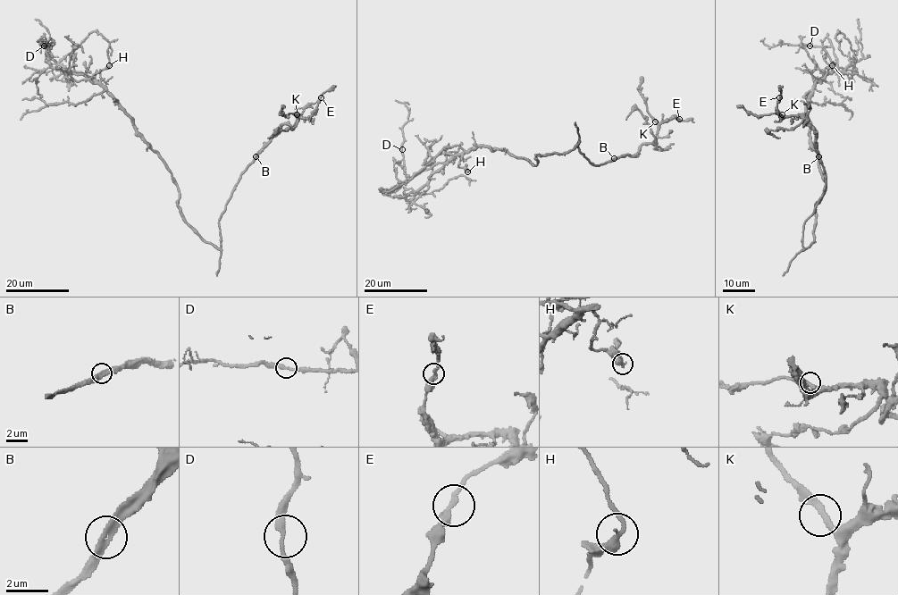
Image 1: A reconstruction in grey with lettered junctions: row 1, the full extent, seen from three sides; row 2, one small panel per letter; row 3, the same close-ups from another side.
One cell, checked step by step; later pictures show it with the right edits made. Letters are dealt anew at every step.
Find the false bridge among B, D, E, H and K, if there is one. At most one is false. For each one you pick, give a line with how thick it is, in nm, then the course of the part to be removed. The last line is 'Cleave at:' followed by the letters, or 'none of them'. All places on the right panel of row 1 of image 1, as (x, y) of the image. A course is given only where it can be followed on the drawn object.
Cleave at: none of them

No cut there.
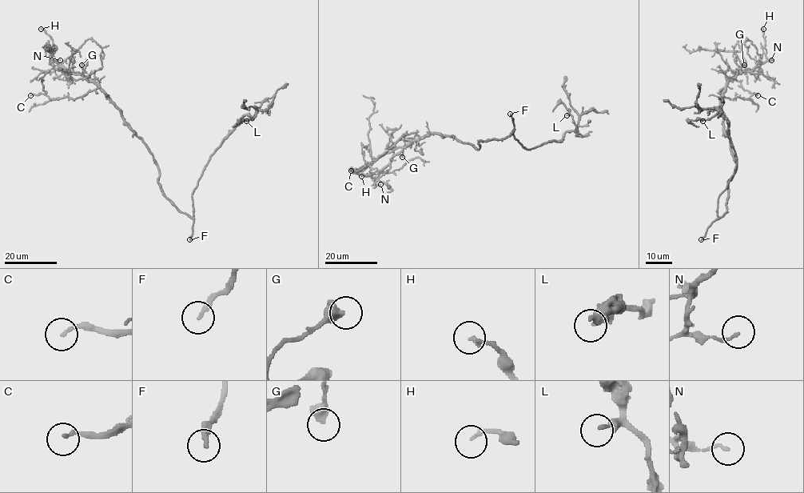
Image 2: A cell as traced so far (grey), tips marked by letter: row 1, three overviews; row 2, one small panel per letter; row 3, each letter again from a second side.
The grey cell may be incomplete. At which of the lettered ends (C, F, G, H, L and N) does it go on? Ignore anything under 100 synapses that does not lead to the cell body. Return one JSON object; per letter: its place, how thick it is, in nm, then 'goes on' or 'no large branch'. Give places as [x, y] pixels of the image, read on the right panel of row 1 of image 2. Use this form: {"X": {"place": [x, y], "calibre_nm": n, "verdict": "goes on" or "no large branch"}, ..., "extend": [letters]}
{"C": {"place": [758, 95], "calibre_nm": 150, "verdict": "no large branch"}, "F": {"place": [701, 239], "calibre_nm": 200, "verdict": "goes on"}, "G": {"place": [744, 65], "calibre_nm": 550, "verdict": "no large branch"}, "H": {"place": [763, 29], "calibre_nm": 140, "verdict": "no large branch"}, "L": {"place": [702, 121], "calibre_nm": 240, "verdict": "no large branch"}, "N": {"place": [771, 60], "calibre_nm": 100, "verdict": "no large branch"}, "extend": ["F"]}

